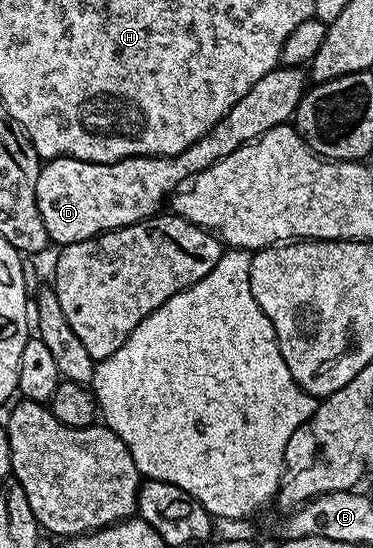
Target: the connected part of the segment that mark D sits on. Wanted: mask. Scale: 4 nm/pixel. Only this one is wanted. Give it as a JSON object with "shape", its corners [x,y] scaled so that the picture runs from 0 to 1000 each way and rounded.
{"shape":[[[751,119],[732,124],[550,250],[531,254],[507,272],[496,272],[480,283],[370,283],[300,297],[252,297],[249,294],[217,294],[182,283],[166,283],[158,290],[129,290],[107,303],[99,323],[99,381],[110,389],[110,403],[121,403],[121,425],[139,445],[177,447],[247,436],[255,429],[276,429],[287,422],[308,422],[316,414],[343,414],[373,407],[383,400],[402,400],[408,392],[440,376],[442,365],[466,356],[483,341],[493,339],[520,319],[560,308],[592,286],[614,286],[625,272],[651,268],[660,261],[676,261],[697,254],[705,245],[735,232],[761,230],[788,212],[796,192],[812,182],[812,168],[828,157],[826,139],[810,120]]]}

